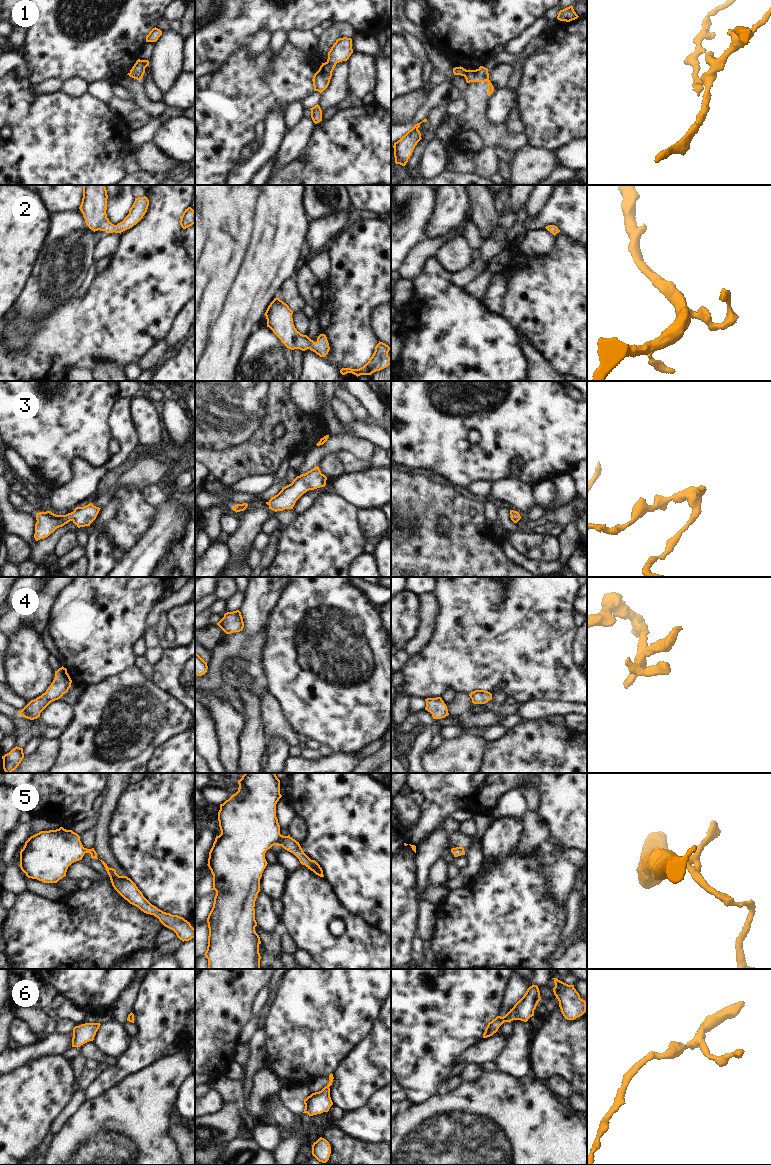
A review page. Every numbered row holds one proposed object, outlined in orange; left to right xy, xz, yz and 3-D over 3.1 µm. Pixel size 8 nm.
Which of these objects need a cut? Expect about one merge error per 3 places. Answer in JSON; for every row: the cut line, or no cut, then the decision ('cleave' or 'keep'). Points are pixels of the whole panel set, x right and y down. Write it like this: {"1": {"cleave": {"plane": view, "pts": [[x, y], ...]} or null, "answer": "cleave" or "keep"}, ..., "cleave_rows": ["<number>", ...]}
{"1": {"cleave": {"plane": "xz", "pts": [[327, 61], [335, 64]]}, "answer": "cleave"}, "2": {"cleave": null, "answer": "keep"}, "3": {"cleave": null, "answer": "keep"}, "4": {"cleave": null, "answer": "keep"}, "5": {"cleave": null, "answer": "keep"}, "6": {"cleave": null, "answer": "keep"}, "cleave_rows": ["1"]}

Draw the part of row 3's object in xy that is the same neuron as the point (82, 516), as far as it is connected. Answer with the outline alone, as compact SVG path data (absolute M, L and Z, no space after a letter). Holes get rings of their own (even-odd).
M92 503L84 507L76 507L73 512L66 515L56 515L51 511L36 514L35 534L36 541L48 537L57 528L72 521L78 528L90 526L96 519L101 508Z

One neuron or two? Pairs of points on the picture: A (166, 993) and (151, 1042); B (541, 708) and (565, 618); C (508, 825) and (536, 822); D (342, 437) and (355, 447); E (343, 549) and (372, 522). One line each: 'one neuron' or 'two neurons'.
A: one neuron
B: two neurons
C: two neurons
D: one neuron
E: two neurons

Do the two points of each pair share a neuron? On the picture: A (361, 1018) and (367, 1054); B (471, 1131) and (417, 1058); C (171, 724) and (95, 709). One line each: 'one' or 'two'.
A: two
B: two
C: one

